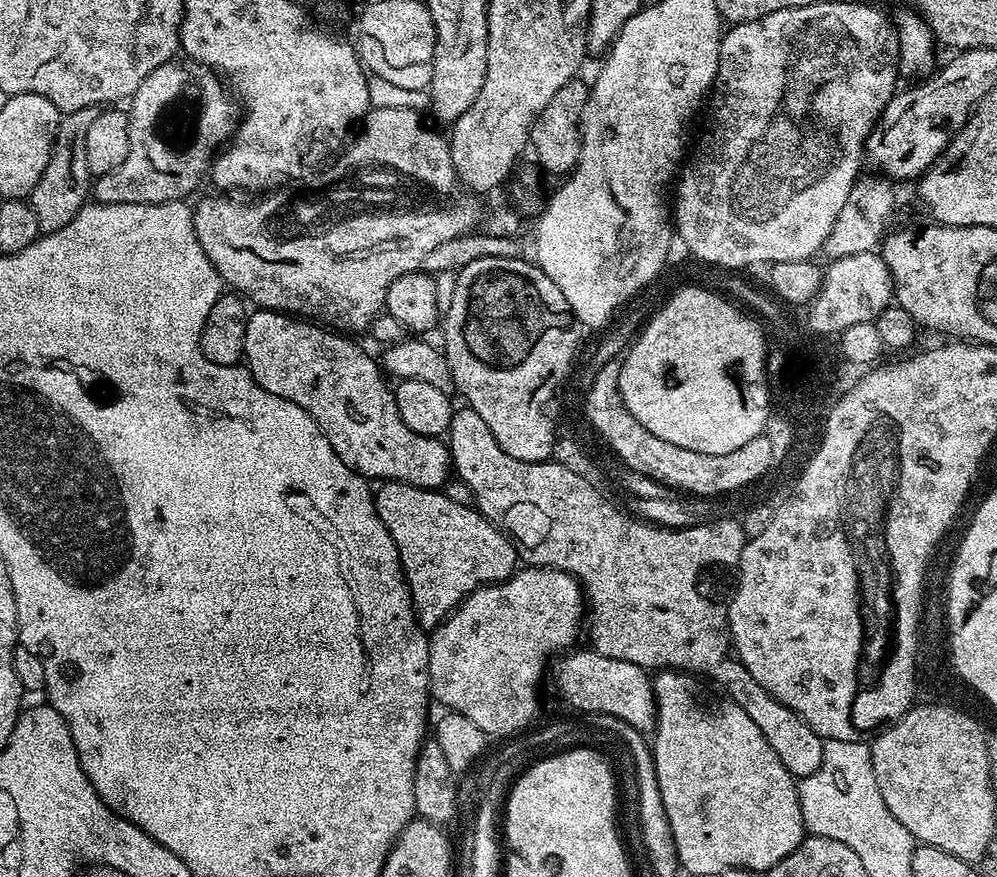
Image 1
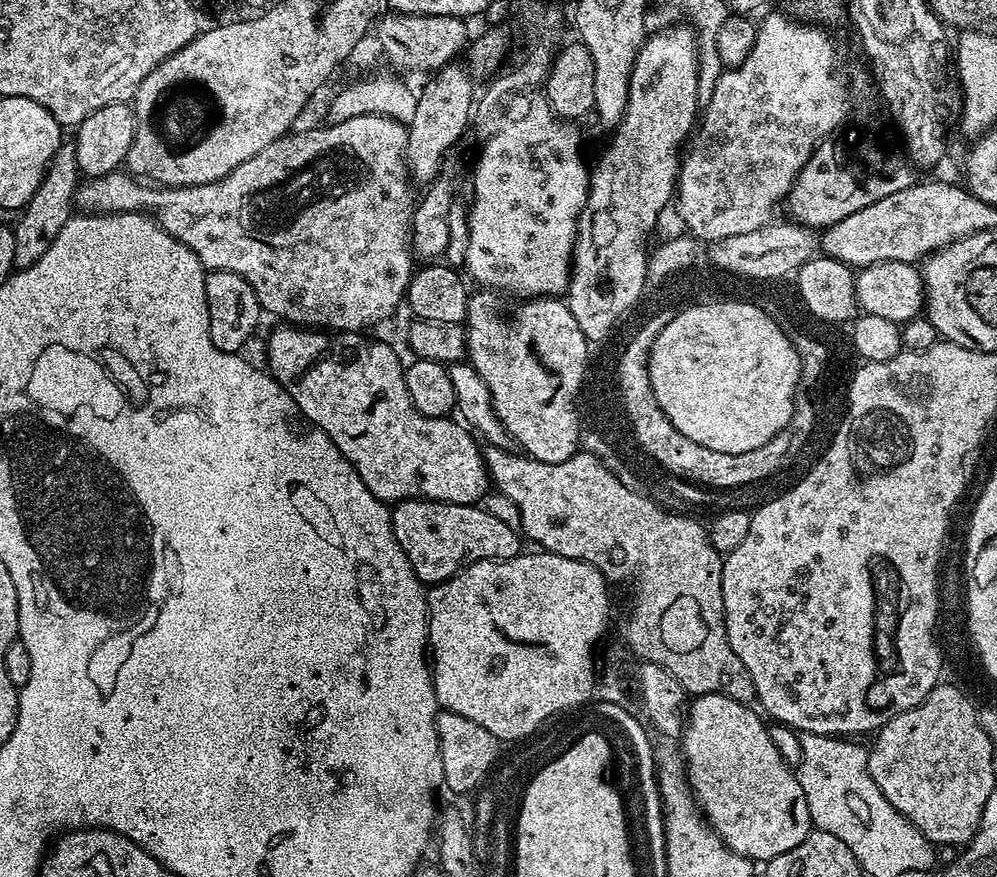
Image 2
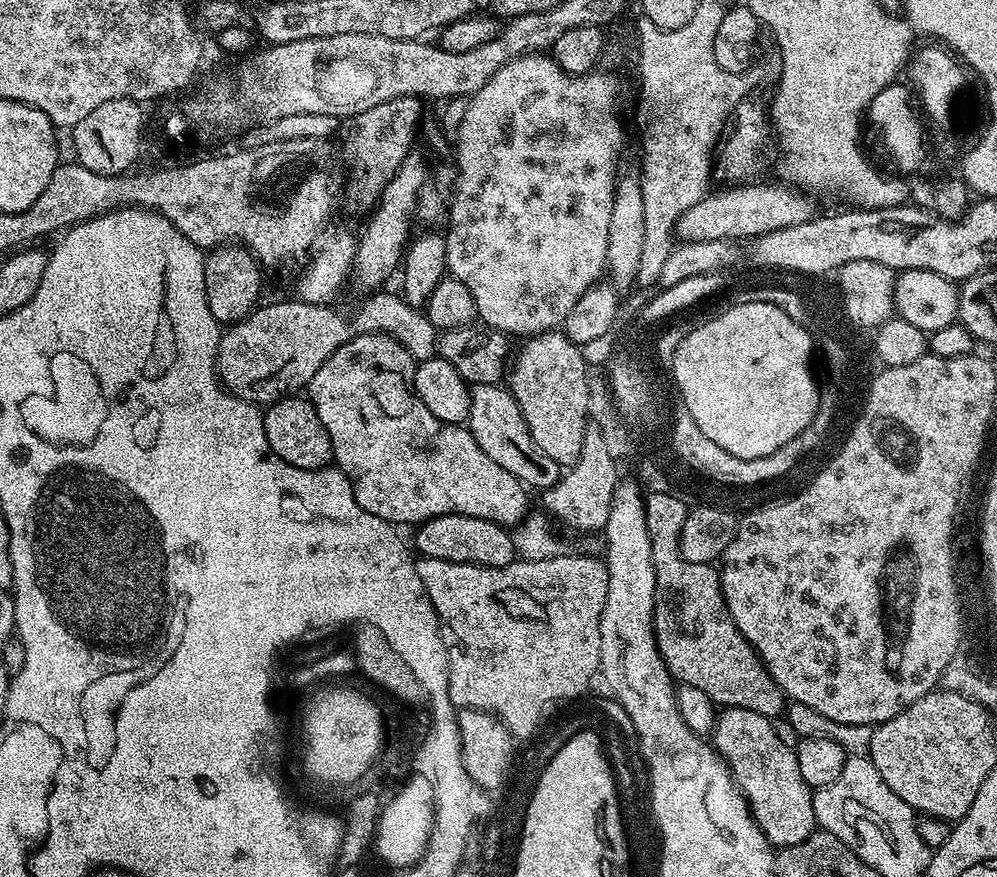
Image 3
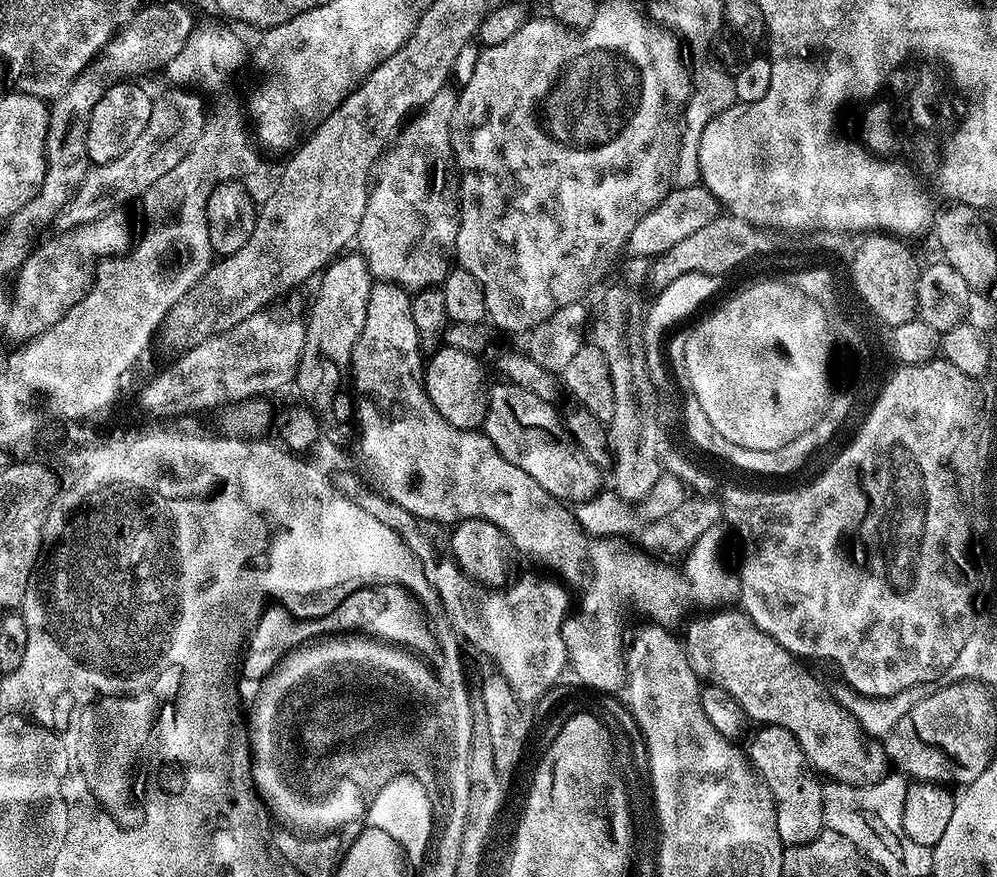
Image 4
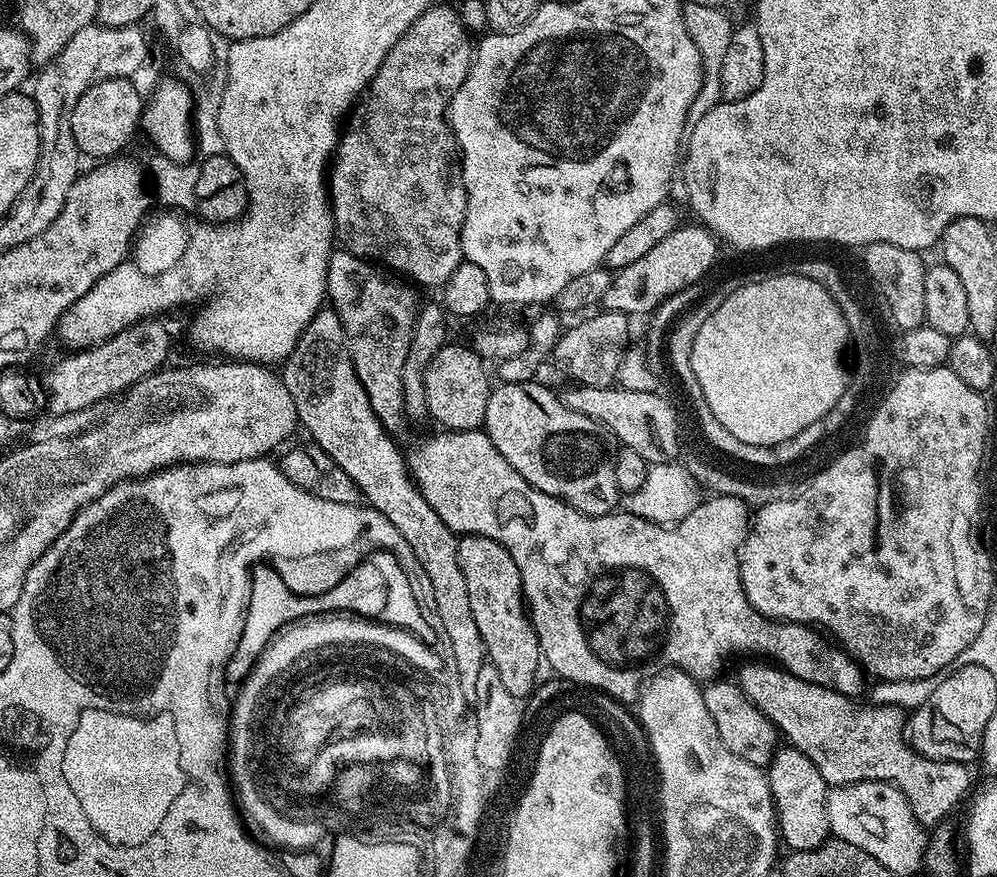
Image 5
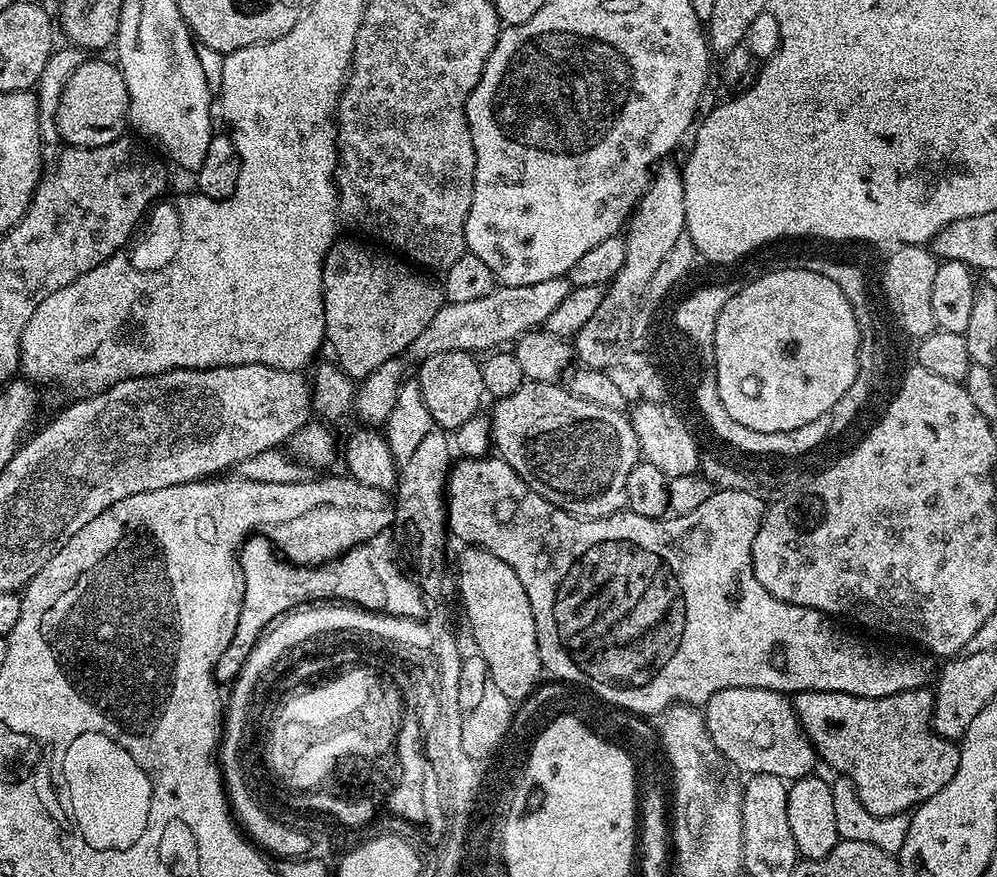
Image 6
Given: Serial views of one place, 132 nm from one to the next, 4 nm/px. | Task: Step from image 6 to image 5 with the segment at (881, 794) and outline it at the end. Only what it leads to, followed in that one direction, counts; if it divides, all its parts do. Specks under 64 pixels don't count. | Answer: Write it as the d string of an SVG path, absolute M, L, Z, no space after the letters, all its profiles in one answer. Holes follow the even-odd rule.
M756 663L760 664L744 664L740 668L738 686L744 691L744 697L762 710L791 747L806 754L818 766L818 774L822 774L827 784L885 780L904 795L916 821L925 826L947 821L944 819L960 803L965 803L972 784L969 765L926 758L915 752L906 739L905 709L871 702L863 708L859 699L806 682L775 663Z

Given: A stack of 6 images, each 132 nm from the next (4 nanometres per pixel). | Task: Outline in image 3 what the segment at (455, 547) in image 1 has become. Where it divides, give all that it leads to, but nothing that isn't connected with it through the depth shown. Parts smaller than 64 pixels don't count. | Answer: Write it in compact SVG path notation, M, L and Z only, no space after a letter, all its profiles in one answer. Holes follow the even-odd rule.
M462 514L435 516L419 525L415 532L417 548L415 548L415 551L421 557L498 568L504 567L517 559L514 542L512 541L512 532L505 525L495 524L486 518L474 518Z

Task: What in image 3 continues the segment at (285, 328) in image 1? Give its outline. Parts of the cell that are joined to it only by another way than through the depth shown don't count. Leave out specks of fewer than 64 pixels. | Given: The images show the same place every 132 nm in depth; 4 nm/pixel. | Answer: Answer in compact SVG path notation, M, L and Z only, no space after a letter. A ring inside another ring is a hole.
M371 332L365 336L354 338L343 344L338 350L334 350L334 354L330 354L330 358L326 362L322 362L322 366L314 373L312 381L308 383L306 396L312 402L314 410L318 412L322 424L329 431L335 467L344 472L348 481L352 483L356 504L362 506L362 510L366 510L372 516L382 518L387 524L393 526L401 526L400 524L419 526L430 518L446 514L486 518L490 522L505 526L517 525L530 511L527 496L529 493L526 491L525 485L516 480L514 474L510 474L510 470L502 470L502 466L498 466L498 462L494 462L494 458L490 458L490 454L486 454L486 450L482 450L482 446L478 446L478 442L467 427L442 422L438 418L434 418L434 414L430 414L430 410L426 410L426 406L422 406L418 394L412 388L412 376L416 372L416 366L417 361L412 359L410 353L397 340L384 336L381 332Z

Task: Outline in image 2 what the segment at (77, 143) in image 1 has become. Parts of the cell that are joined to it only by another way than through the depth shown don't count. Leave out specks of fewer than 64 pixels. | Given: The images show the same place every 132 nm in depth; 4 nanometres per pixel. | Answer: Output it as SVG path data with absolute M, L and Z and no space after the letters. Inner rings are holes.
M62 142L54 158L48 163L44 181L19 213L20 221L14 224L16 234L14 262L17 269L28 268L34 262L38 262L38 258L42 258L46 250L50 250L54 238L62 234L62 226L66 226L66 222L74 215L76 188L80 185L81 179L82 173L76 161L75 143Z

